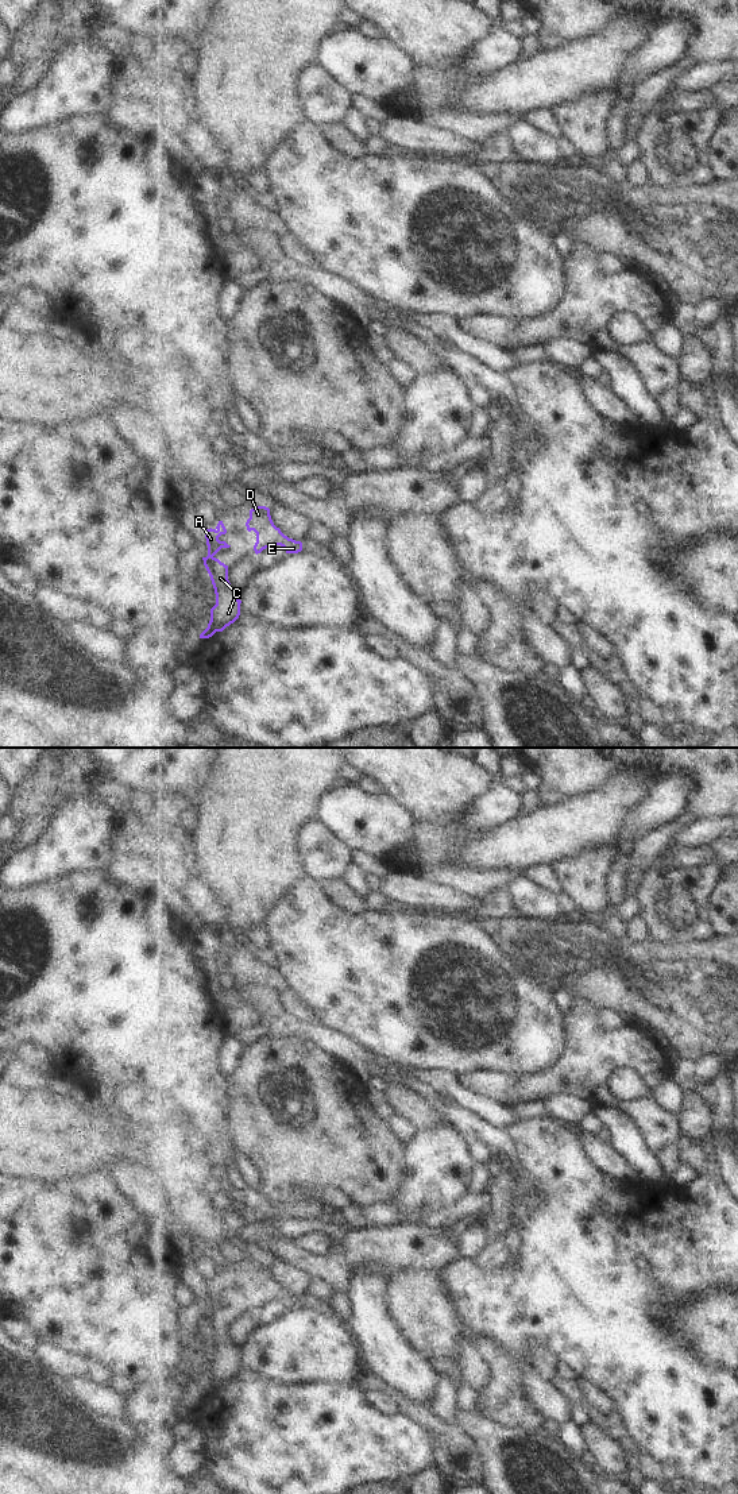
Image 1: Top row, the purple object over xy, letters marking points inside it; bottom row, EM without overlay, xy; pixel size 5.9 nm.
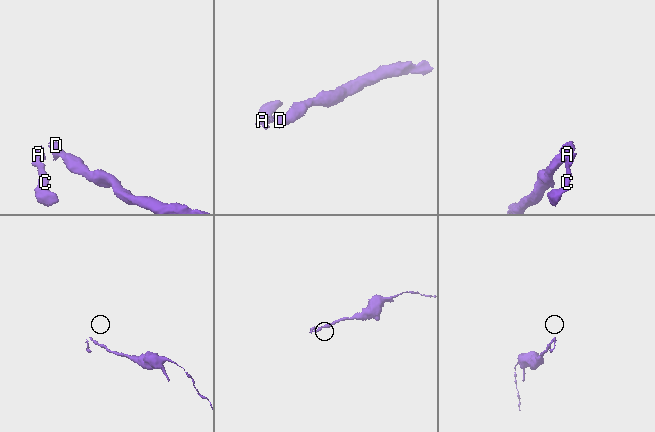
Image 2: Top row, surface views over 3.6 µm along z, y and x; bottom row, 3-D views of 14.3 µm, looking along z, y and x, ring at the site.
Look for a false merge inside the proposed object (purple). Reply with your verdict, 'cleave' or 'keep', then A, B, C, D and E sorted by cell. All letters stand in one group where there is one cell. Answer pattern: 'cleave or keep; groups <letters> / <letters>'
keep; groups A B C D E

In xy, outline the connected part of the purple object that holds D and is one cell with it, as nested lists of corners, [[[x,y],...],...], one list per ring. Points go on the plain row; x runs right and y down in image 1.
[[[256,1262],[250,1266],[250,1274],[246,1278],[247,1286],[256,1289],[256,1298],[254,1301],[255,1309],[271,1301],[281,1301],[286,1309],[298,1309],[302,1306],[302,1298],[285,1292],[271,1275],[270,1265],[266,1262]]]

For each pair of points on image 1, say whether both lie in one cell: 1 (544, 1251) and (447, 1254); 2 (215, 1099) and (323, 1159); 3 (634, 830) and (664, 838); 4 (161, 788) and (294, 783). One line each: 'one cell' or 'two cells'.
1: two cells
2: two cells
3: two cells
4: two cells

